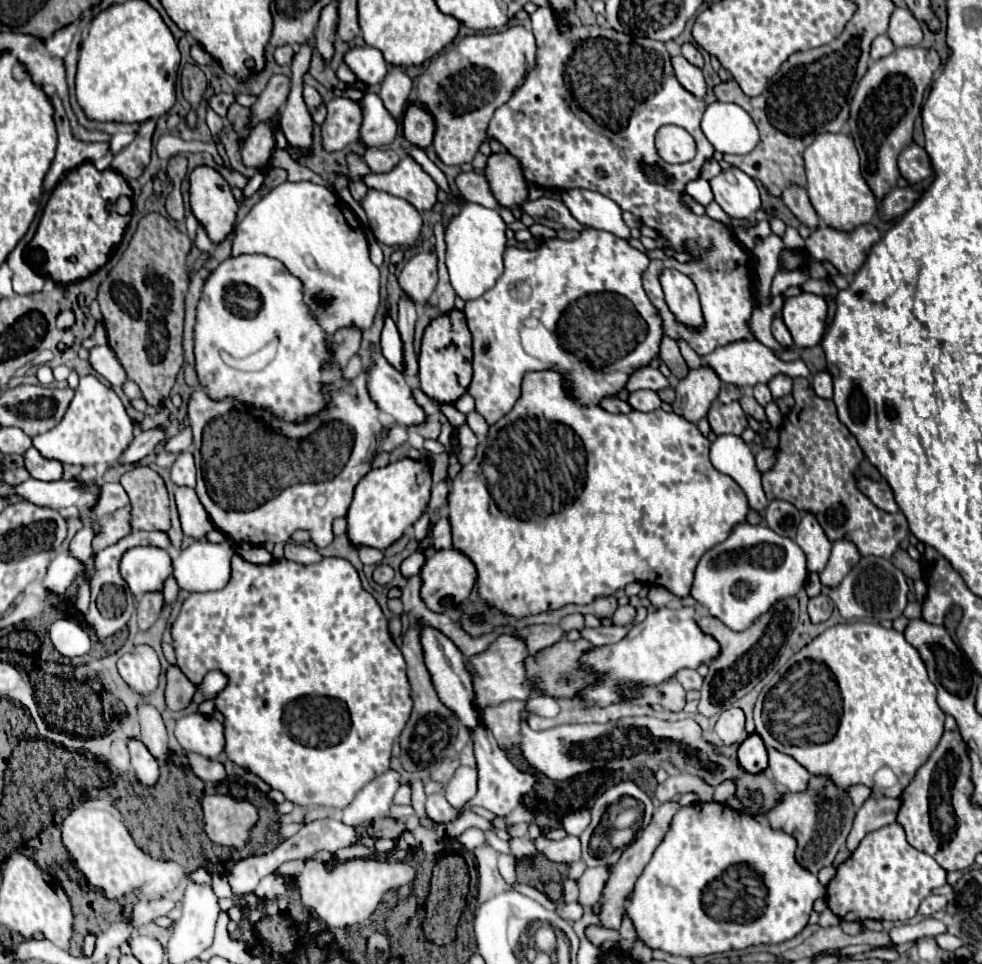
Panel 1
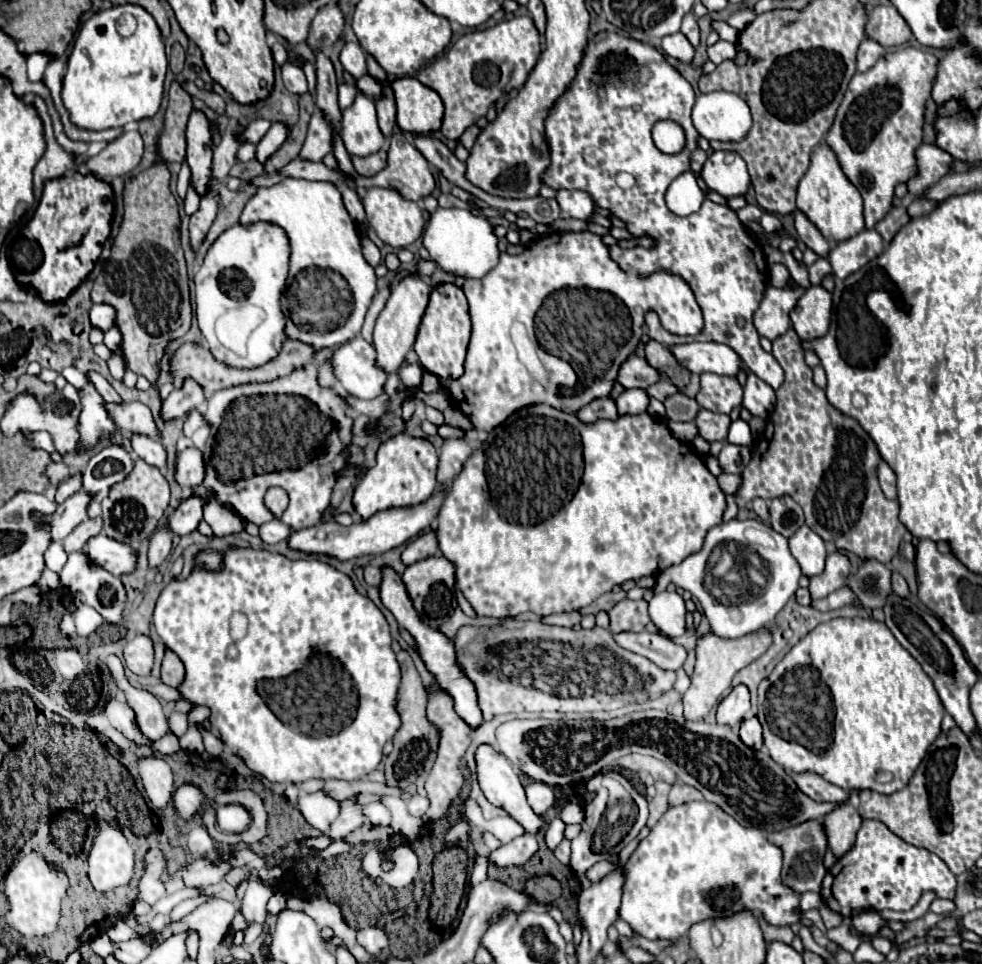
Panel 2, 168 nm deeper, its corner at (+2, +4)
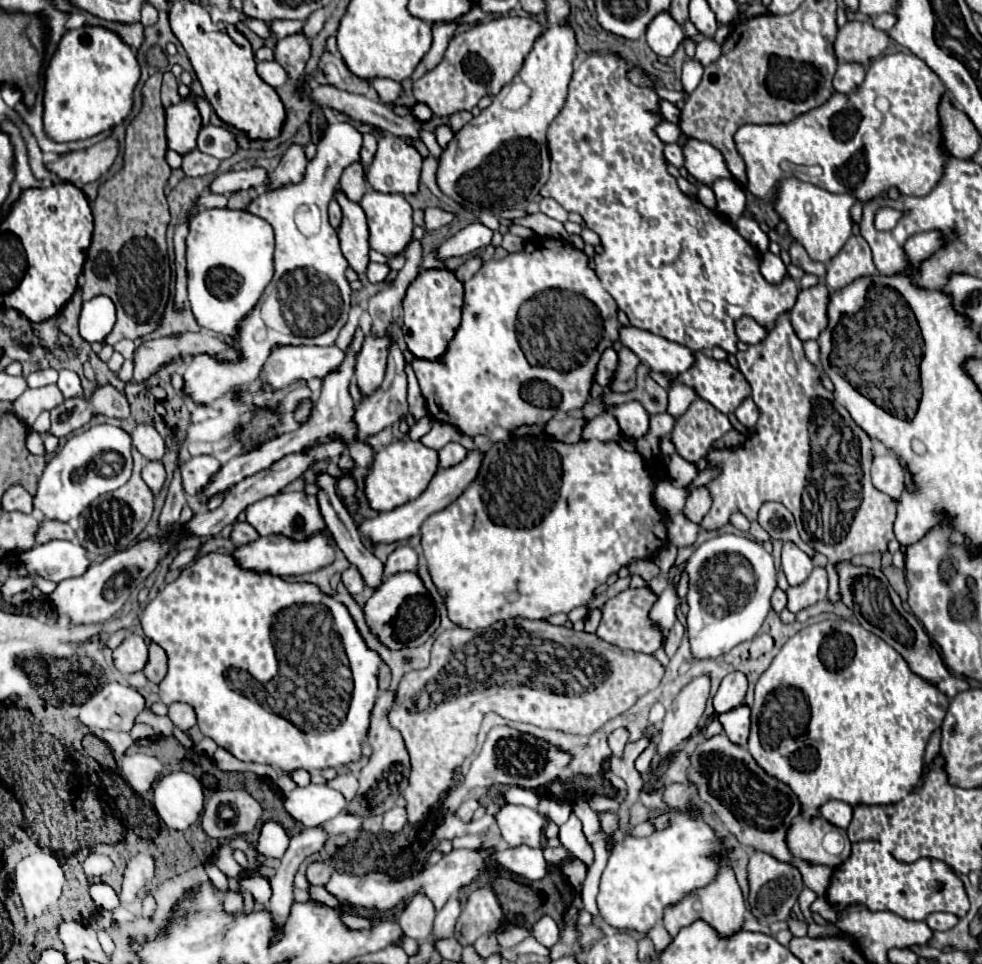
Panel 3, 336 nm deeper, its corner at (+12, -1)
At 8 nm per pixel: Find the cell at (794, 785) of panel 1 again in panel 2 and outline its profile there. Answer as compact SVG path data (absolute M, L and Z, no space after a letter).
M789 773L789 775L797 783L797 787L813 801L837 801L837 803L849 801L849 793L845 789L827 783L823 777L815 773Z

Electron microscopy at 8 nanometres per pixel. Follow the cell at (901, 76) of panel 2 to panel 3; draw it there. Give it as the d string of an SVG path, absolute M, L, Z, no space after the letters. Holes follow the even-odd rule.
M897 52L889 56L881 56L871 62L865 82L853 94L839 94L835 92L823 106L799 114L787 124L745 124L741 126L733 140L739 156L745 162L747 170L747 190L759 198L771 194L773 186L781 178L795 176L803 182L811 182L827 192L833 194L849 194L861 202L867 202L891 186L897 186L903 194L909 196L925 196L929 194L943 176L943 168L947 162L943 150L943 134L939 126L939 102L945 94L945 86L939 76L915 54L911 52ZM879 100L887 100L889 106L879 110ZM781 162L795 162L795 164L819 164L823 168L821 176L809 176L805 172L785 172Z

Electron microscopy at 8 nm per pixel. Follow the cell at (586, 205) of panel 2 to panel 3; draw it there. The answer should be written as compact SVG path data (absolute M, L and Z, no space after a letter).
M541 198L541 202L539 202L539 210L543 212L543 214L547 214L549 218L555 218L555 220L559 220L559 222L565 222L567 220L567 210L557 202L557 200L553 200L553 198Z

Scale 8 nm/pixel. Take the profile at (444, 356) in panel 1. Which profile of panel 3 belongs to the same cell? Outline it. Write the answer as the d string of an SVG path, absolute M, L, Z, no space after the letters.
M447 268L423 270L409 284L407 296L403 298L403 310L405 310L403 334L405 334L405 344L413 352L413 356L435 360L445 354L447 344L461 322L461 306L463 306L463 284Z

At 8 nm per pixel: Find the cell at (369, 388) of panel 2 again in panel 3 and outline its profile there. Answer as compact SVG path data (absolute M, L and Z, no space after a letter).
M273 346L261 382L277 390L301 378L325 378L343 362L343 356L345 352L335 346Z

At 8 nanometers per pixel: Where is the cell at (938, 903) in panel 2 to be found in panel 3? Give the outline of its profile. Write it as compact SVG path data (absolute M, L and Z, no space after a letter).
M935 912L927 918L927 926L931 930L949 930L957 924L957 916L953 914L945 914L945 912Z

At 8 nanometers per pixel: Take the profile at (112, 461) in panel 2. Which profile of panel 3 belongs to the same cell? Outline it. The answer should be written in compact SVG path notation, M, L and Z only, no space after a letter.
M91 426L89 430L71 436L69 442L63 448L59 448L47 462L37 482L33 508L39 510L47 520L69 522L77 518L97 496L121 488L131 478L131 468L131 436L119 426Z

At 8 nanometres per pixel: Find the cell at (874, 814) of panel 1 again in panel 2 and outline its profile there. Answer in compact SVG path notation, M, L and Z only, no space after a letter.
M845 803L825 817L825 831L829 833L829 849L835 857L843 857L855 841L855 833L861 827L861 815L853 803Z

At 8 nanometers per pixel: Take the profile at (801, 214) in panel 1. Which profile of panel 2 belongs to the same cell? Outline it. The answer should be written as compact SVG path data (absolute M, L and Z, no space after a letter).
M795 211L795 227L797 227L797 235L799 239L813 249L817 255L825 257L825 253L829 253L829 241L823 237L823 233L809 221L809 217L803 211Z

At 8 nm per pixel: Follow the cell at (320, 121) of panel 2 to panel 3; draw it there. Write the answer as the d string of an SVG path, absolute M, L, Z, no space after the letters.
M293 144L281 158L279 166L271 172L269 176L269 184L267 190L275 190L287 184L297 184L303 180L305 174L305 166L307 166L307 158L301 146Z

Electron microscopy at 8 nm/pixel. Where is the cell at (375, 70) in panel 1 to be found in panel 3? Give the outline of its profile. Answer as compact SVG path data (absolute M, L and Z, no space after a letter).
M375 78L375 80L371 82L371 86L375 88L375 92L379 94L379 100L381 100L383 104L393 104L393 102L405 92L399 82L395 82L395 80L385 80L385 78Z

